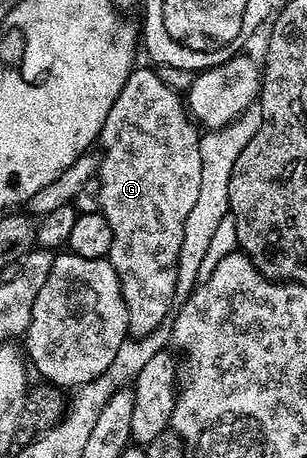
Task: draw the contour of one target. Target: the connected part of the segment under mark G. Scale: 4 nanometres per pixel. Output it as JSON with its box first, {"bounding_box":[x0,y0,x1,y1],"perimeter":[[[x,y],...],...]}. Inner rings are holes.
{"bounding_box":[98,66,202,337],"perimeter":[[[139,66],[128,75],[114,105],[106,113],[98,140],[99,146],[104,146],[104,152],[98,155],[99,212],[106,217],[106,221],[110,221],[112,234],[106,258],[120,274],[122,297],[128,314],[128,333],[132,337],[145,335],[163,326],[177,302],[182,229],[186,229],[186,217],[190,217],[190,209],[194,209],[194,201],[202,185],[201,132],[188,114],[181,94],[164,83],[155,68],[149,68]]]}

